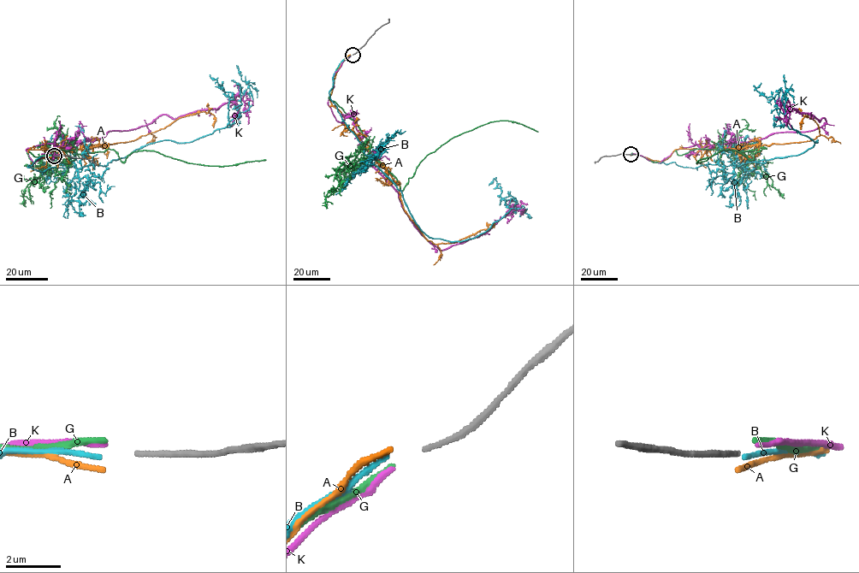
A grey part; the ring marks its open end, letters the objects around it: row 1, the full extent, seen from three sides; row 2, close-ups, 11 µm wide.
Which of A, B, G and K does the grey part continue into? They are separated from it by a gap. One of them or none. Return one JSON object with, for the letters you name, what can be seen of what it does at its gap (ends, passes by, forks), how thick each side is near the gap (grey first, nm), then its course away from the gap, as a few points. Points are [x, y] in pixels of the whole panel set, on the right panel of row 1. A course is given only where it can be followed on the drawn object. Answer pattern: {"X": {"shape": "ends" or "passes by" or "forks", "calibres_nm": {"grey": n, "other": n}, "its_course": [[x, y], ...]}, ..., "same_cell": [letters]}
{"B": {"shape": "ends", "calibres_nm": {"grey": 170, "other": 170}, "its_course": [[630, 154], [694, 168], [765, 162], [811, 148], [817, 140], [783, 127], [776, 101], [755, 87], [761, 82]]}, "same_cell": ["B"]}

